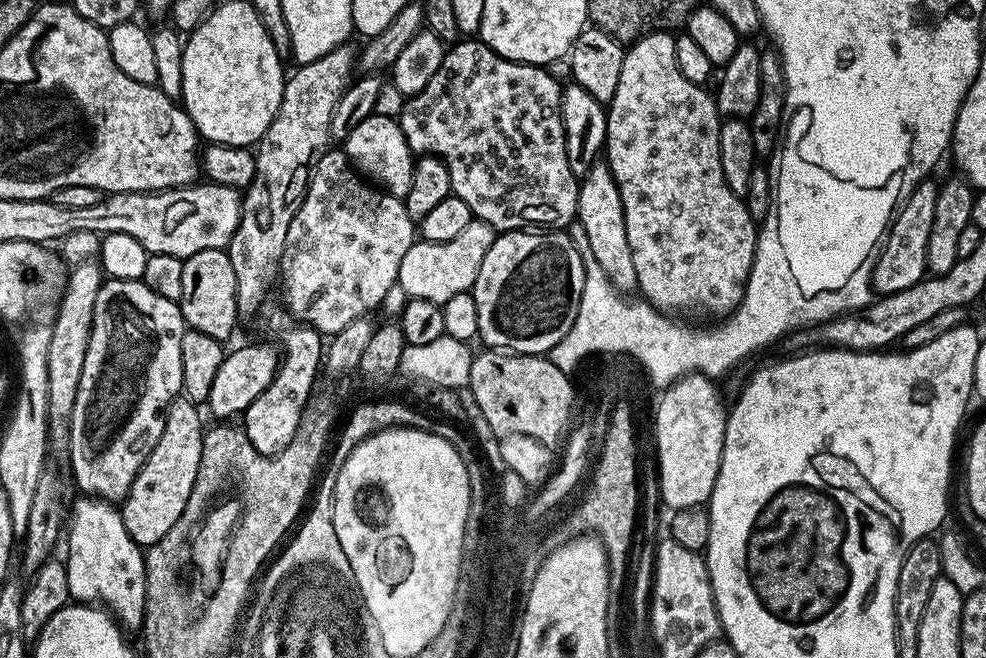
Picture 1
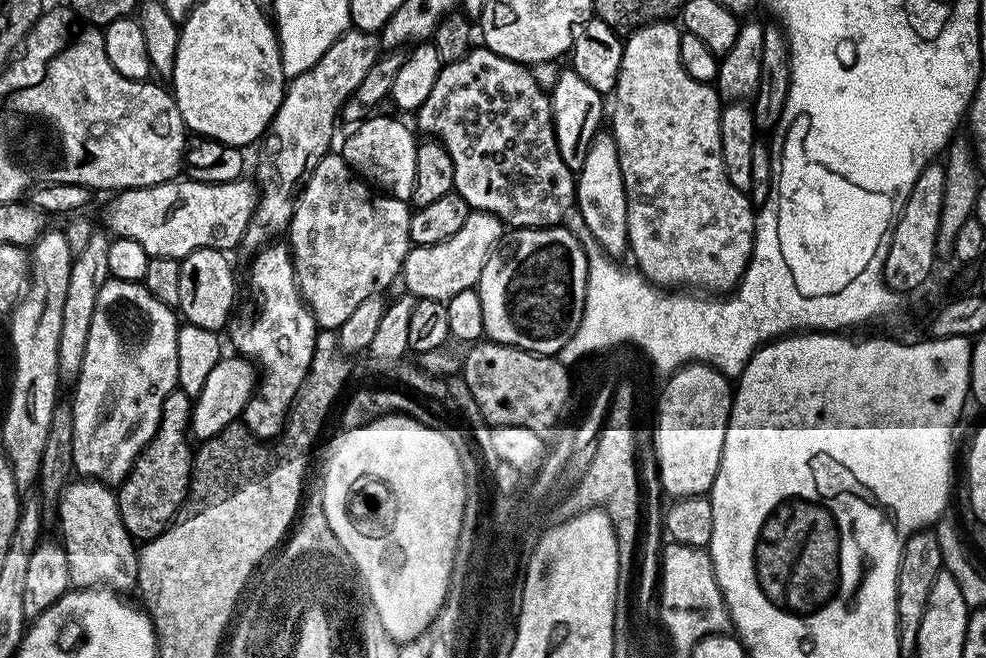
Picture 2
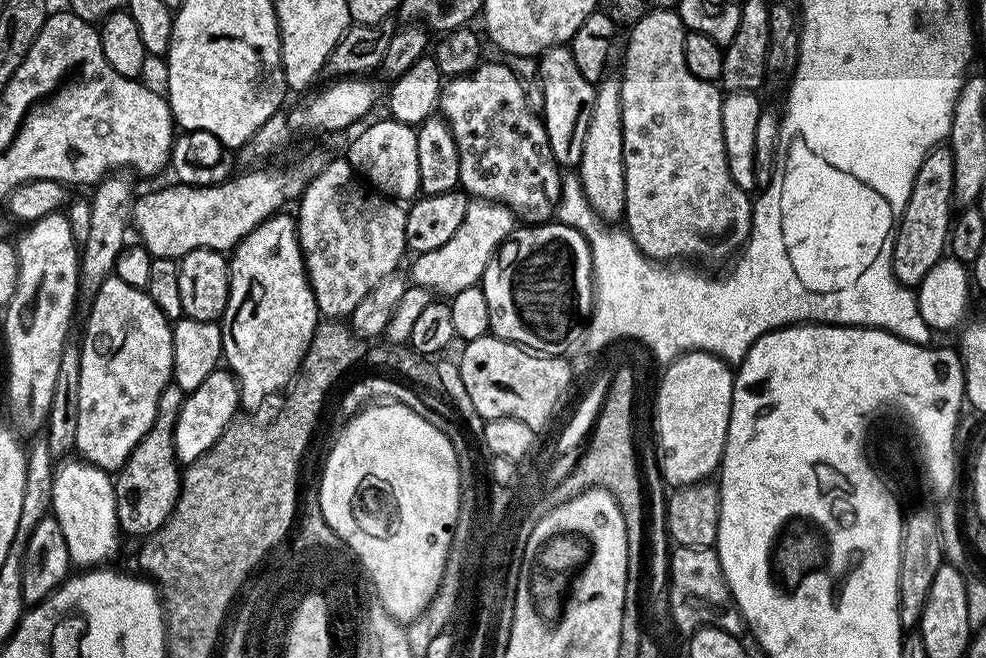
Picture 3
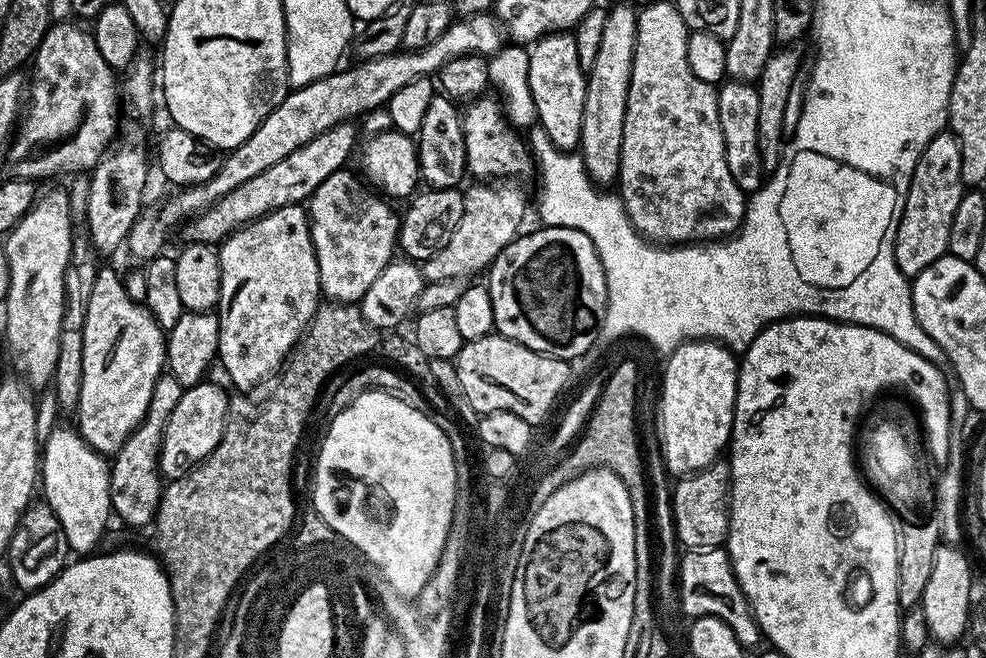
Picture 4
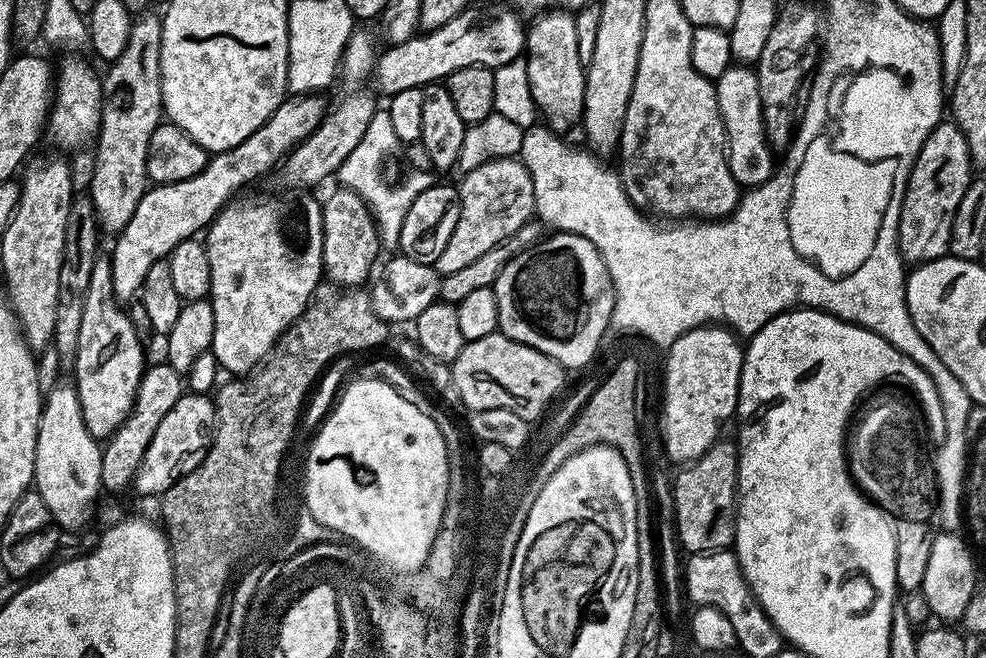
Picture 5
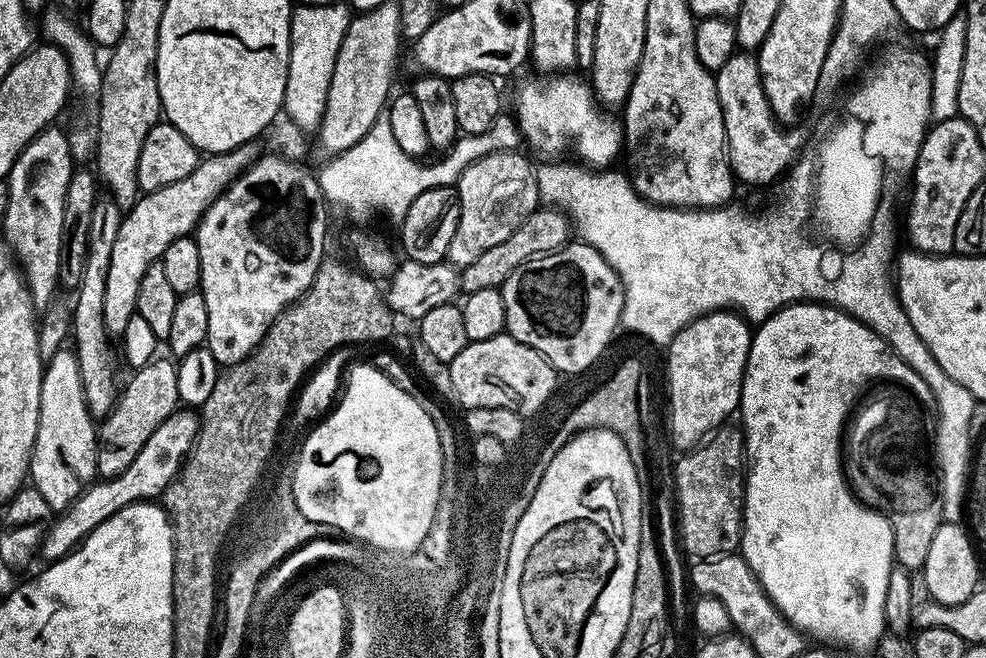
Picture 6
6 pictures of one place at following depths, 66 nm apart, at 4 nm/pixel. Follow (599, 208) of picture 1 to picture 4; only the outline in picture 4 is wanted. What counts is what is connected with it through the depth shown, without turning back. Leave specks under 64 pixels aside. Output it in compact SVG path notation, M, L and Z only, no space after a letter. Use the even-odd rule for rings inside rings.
M628 4L608 8L606 27L594 66L586 69L586 106L582 114L582 134L578 154L584 159L588 176L598 186L612 186L619 181L622 162L622 126L626 122L626 98L634 66L637 9Z

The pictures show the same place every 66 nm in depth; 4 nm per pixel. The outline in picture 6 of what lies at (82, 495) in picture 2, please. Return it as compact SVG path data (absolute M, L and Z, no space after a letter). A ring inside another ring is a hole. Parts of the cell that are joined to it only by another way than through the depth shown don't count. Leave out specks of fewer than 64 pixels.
M64 346L44 365L38 434L34 438L30 465L31 487L36 488L46 502L50 502L53 510L69 508L84 491L85 482L97 479L97 447L98 428L84 400L80 363L75 351Z

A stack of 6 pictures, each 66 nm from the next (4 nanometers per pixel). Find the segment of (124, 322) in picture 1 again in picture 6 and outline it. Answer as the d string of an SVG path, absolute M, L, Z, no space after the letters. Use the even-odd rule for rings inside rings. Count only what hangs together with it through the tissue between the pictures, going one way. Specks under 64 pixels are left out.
M111 198L97 199L93 206L93 221L90 222L88 254L85 258L84 273L78 291L75 293L74 319L71 321L71 331L76 336L74 351L80 363L80 373L84 383L84 400L88 403L88 411L93 417L103 418L108 415L112 405L116 403L118 383L116 384L116 364L108 353L110 337L104 329L102 318L102 298L106 270L110 266L110 254L114 250L114 238L118 238L118 226L122 219L121 205Z

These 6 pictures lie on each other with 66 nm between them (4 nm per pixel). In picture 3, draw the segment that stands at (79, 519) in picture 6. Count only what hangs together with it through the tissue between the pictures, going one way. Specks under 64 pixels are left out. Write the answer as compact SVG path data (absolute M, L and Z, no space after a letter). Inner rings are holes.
M228 370L212 372L210 378L206 378L206 382L198 386L198 390L187 393L182 410L178 414L178 422L174 426L174 450L177 461L187 466L205 456L210 446L218 442L229 422L237 419L236 408L240 407L240 386L237 377Z

